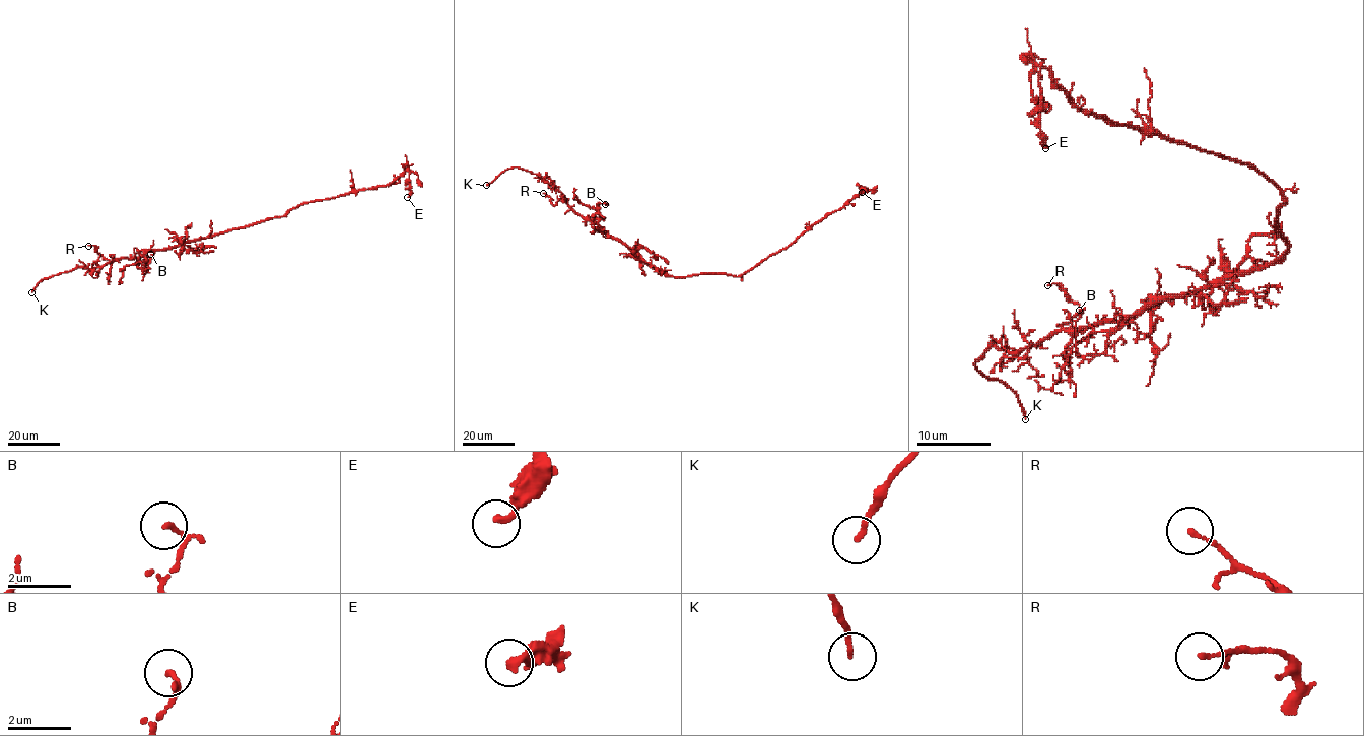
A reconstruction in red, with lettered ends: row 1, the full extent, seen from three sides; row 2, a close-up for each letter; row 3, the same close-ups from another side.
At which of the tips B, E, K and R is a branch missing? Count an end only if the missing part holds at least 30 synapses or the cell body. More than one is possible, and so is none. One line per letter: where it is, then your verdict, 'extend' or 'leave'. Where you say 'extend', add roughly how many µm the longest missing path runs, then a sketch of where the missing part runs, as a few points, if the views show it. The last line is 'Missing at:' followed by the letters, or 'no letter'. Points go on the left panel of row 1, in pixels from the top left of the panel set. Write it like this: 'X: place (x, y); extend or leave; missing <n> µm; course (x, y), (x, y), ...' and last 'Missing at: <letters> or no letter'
B: place (150, 254); leave
E: place (407, 197); leave
K: place (31, 292); extend; missing 4 µm
R: place (88, 246); leave
Missing at: K

